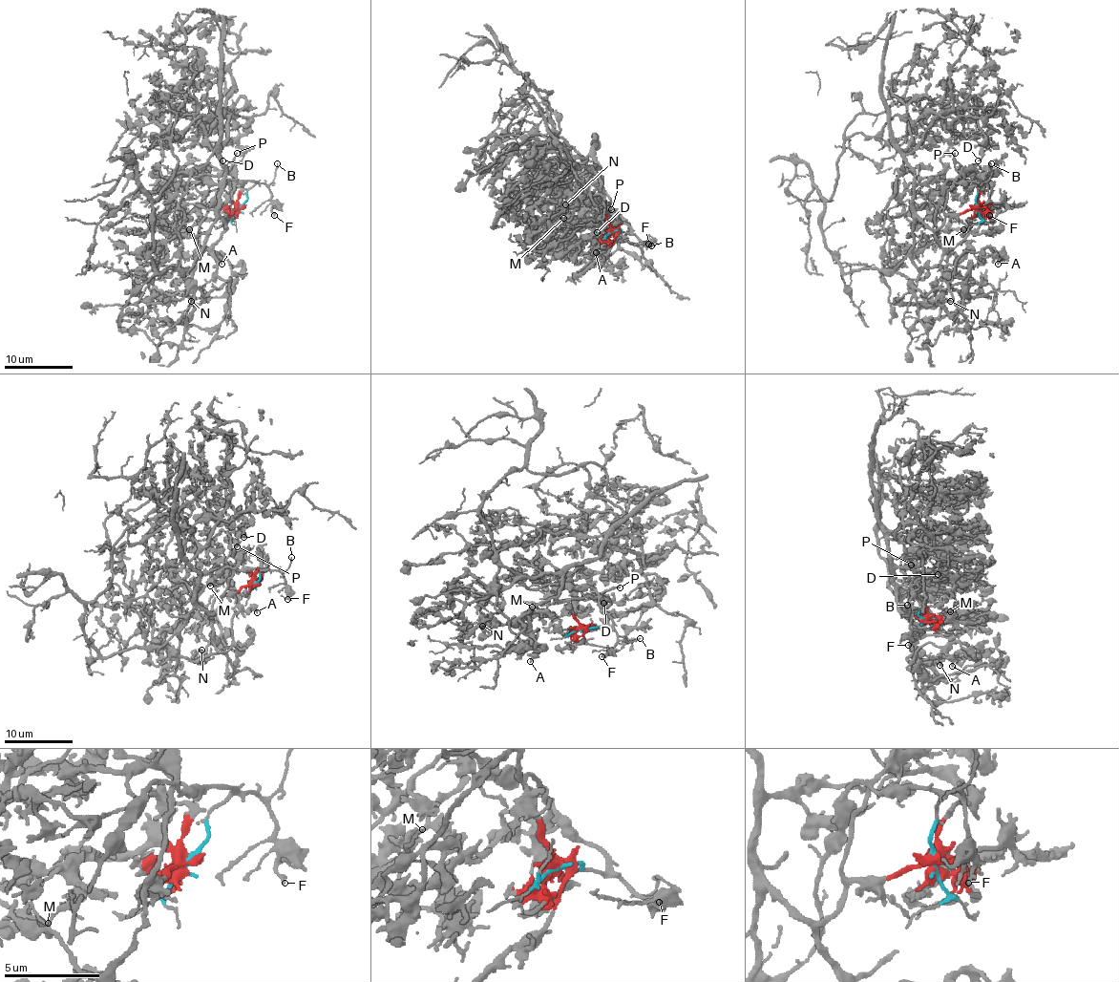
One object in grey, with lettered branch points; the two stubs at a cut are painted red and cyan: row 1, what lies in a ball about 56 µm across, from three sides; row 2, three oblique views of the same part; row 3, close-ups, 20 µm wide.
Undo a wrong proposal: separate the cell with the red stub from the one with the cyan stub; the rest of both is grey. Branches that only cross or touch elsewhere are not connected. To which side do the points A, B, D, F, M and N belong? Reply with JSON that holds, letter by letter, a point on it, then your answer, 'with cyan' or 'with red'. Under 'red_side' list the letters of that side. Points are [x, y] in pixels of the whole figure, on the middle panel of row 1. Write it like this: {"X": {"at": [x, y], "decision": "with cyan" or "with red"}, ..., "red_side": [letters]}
{"A": {"at": [596, 252], "decision": "with red"}, "B": {"at": [651, 245], "decision": "with cyan"}, "D": {"at": [597, 232], "decision": "with red"}, "F": {"at": [648, 244], "decision": "with cyan"}, "M": {"at": [563, 218], "decision": "with red"}, "N": {"at": [565, 204], "decision": "with red"}, "red_side": ["A", "D", "M", "N"]}

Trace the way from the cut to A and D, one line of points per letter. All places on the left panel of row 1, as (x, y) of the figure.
A: (238, 208), (224, 219), (214, 246), (216, 272), (229, 281), (231, 266), (221, 251), (221, 264)
D: (238, 208), (226, 229), (224, 111), (243, 109), (242, 96), (226, 116), (222, 160)

